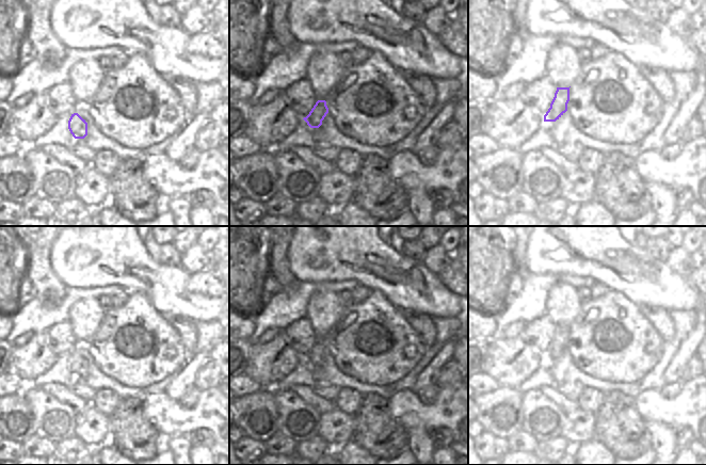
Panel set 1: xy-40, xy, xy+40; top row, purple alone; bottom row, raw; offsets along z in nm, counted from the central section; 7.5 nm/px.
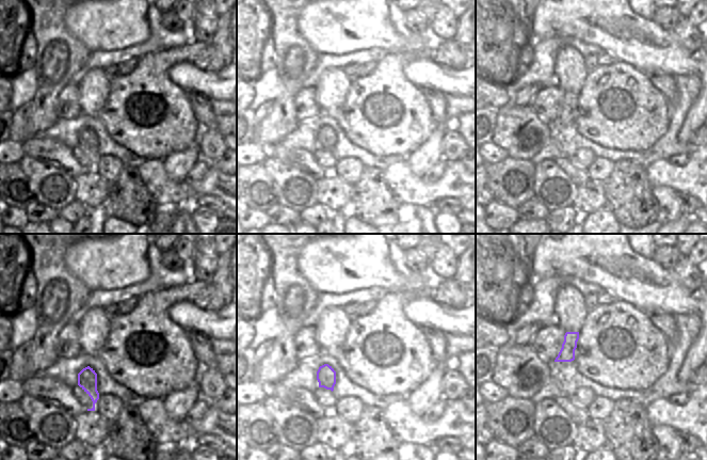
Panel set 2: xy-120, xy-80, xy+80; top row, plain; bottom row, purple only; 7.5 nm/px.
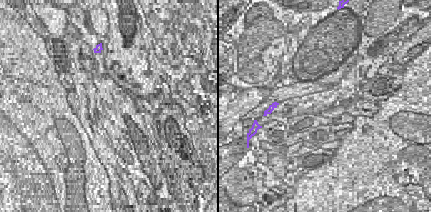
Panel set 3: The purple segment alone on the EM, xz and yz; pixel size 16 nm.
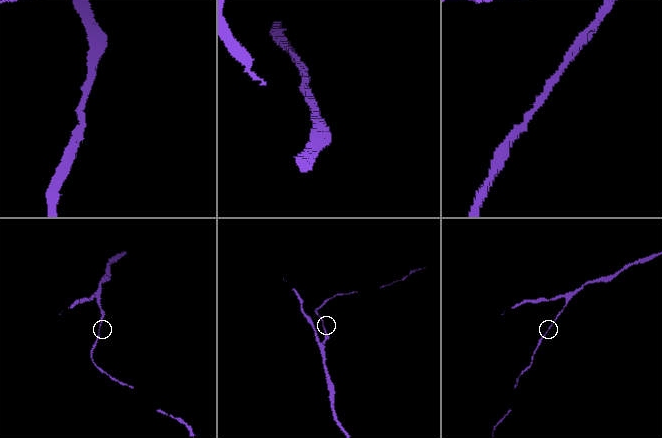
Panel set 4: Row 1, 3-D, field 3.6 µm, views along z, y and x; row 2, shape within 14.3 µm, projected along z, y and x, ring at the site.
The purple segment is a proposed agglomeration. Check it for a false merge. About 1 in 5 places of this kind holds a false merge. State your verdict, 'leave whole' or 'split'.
leave whole

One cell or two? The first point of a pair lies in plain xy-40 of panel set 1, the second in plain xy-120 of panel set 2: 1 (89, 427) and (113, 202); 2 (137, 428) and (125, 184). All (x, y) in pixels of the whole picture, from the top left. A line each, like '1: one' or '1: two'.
1: two
2: one

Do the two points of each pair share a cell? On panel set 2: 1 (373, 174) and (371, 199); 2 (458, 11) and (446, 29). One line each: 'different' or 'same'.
1: same
2: different

